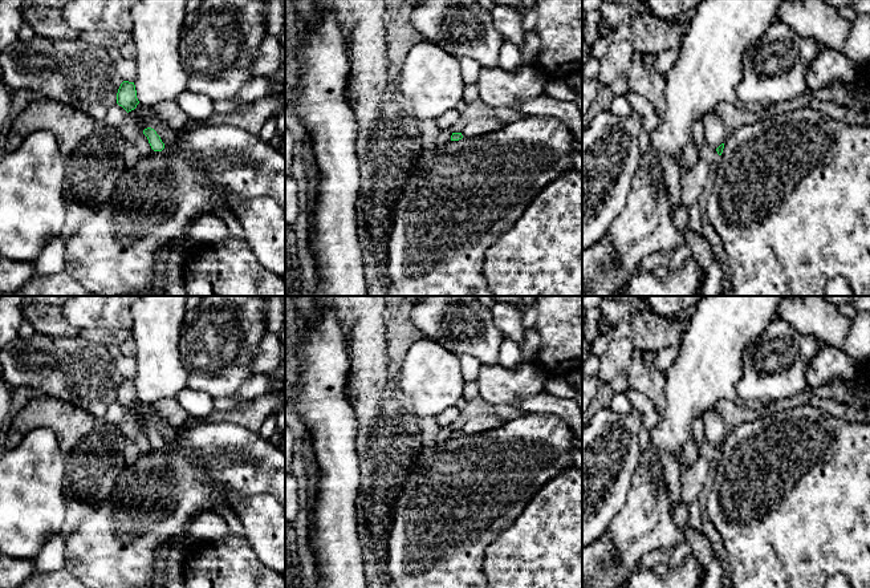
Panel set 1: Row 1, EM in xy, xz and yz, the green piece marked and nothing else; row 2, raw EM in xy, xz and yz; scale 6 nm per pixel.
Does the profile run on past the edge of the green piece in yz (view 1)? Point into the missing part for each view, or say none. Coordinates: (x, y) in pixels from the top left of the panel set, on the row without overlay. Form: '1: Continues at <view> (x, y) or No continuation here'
1: No continuation here

